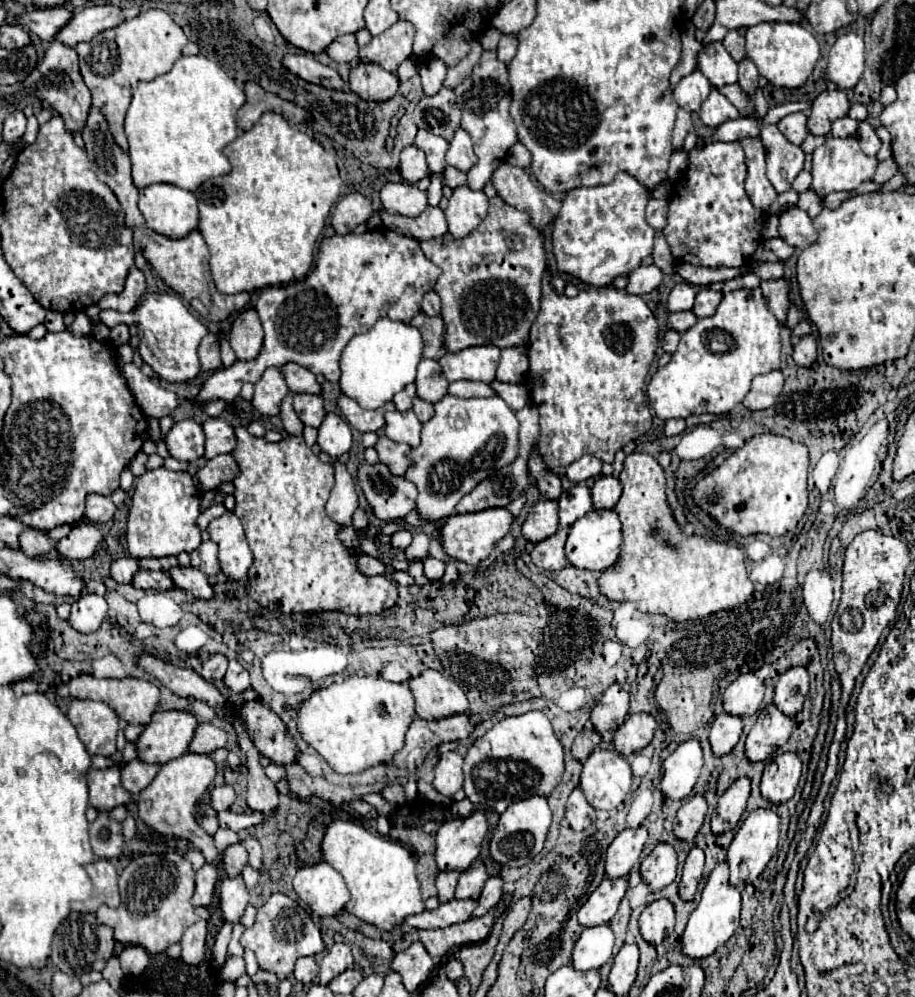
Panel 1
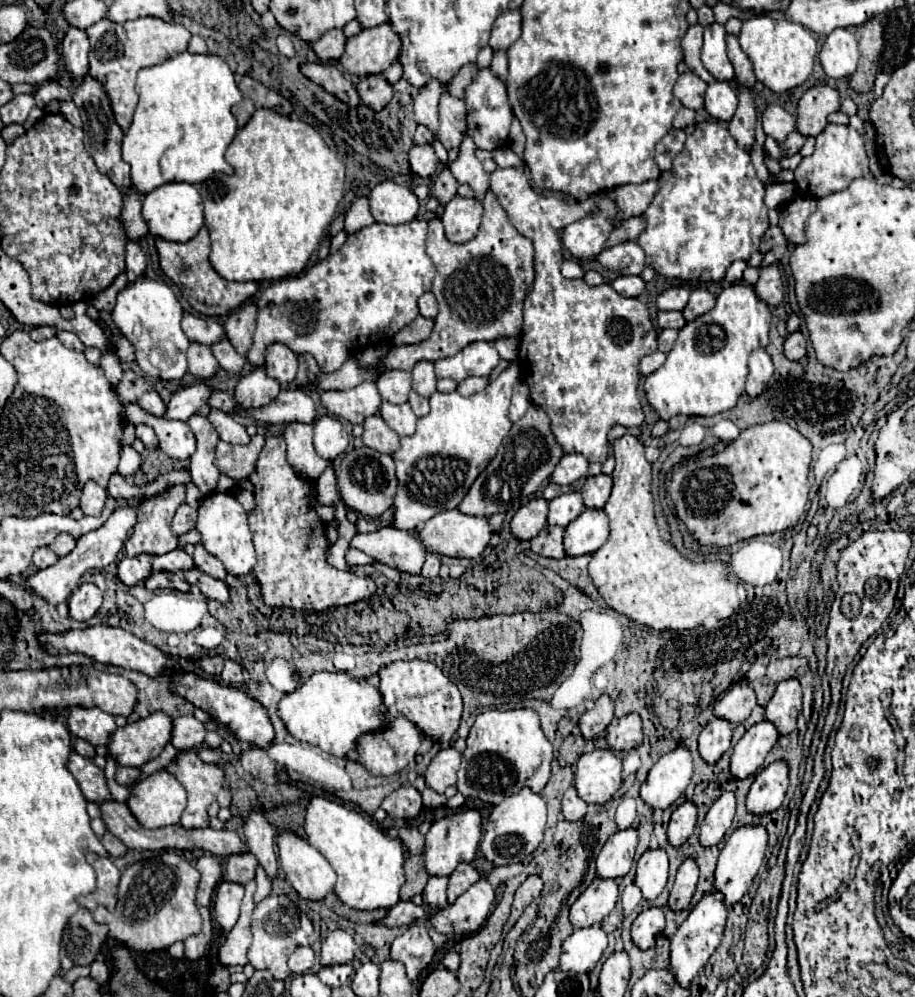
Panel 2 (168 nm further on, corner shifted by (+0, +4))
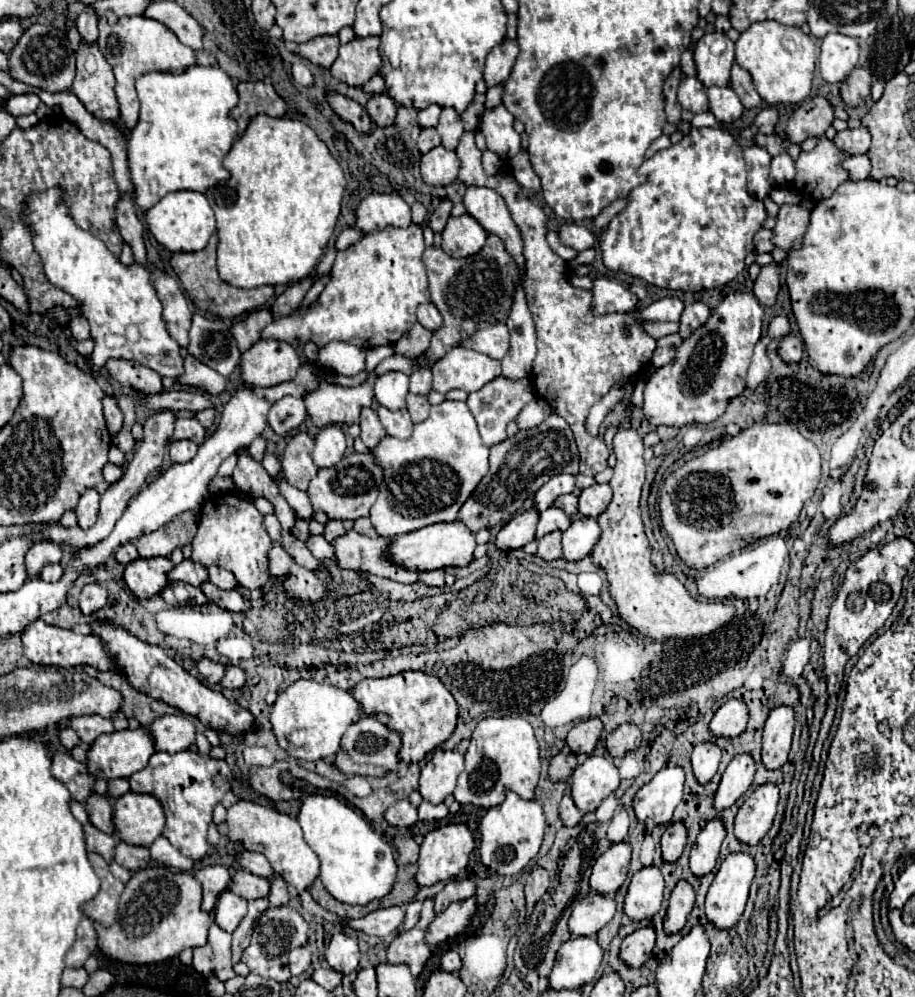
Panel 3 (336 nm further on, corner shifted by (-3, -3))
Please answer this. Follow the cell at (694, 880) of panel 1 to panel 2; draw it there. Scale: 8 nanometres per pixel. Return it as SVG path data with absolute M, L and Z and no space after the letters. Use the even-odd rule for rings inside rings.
M685 859L677 871L675 885L669 895L669 907L673 907L673 911L681 911L681 909L689 907L691 897L695 893L697 877L699 877L697 863L693 859Z

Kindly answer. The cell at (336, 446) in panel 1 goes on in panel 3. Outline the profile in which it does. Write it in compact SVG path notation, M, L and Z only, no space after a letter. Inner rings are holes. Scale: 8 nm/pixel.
M326 426L316 436L316 446L312 452L314 464L318 468L336 466L346 452L346 436L340 426Z

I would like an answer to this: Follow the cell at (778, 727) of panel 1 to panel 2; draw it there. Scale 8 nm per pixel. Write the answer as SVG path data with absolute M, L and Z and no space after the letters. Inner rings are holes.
M763 719L747 729L743 739L735 745L735 751L731 755L731 771L735 779L745 779L753 773L757 773L763 767L765 755L773 749L773 745L779 739L777 727Z

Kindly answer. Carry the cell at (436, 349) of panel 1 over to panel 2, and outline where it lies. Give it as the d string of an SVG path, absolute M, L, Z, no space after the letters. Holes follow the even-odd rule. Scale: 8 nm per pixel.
M419 315L409 327L401 329L395 337L393 337L393 343L397 345L409 345L409 343L421 343L425 339L429 339L431 331L433 331L433 319L427 319L423 315Z

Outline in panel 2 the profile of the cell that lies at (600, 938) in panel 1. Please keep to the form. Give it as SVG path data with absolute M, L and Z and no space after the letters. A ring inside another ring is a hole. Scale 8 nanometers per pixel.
M601 925L587 929L575 929L563 943L559 961L561 971L585 971L589 973L607 949L607 933Z

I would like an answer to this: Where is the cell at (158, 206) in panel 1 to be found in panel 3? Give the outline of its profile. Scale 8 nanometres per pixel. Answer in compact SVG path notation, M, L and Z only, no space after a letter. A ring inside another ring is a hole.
M190 190L166 194L156 206L146 212L146 222L156 240L170 252L198 252L208 244L208 238L216 232L214 210L208 204L206 196Z

